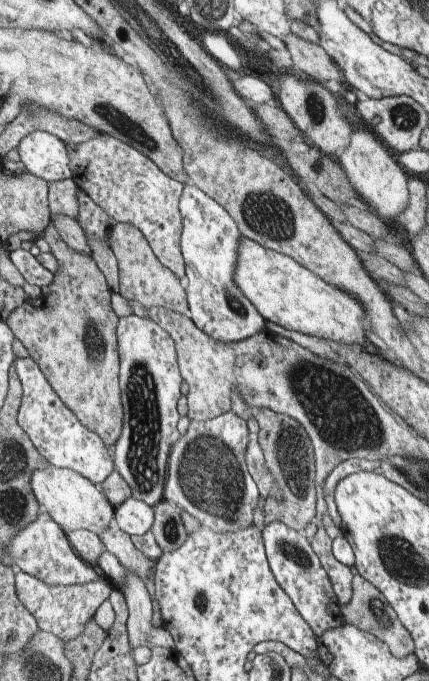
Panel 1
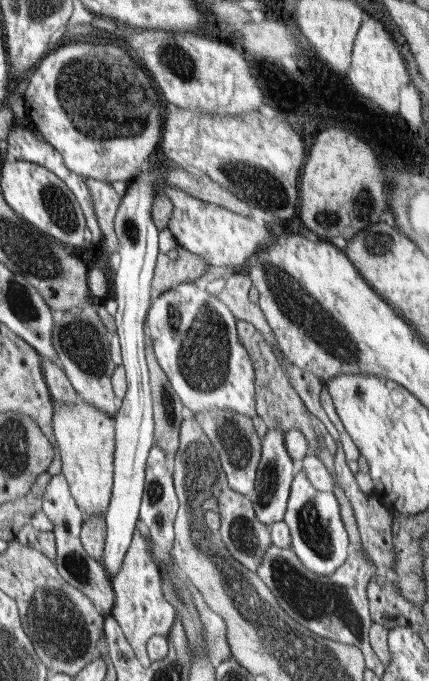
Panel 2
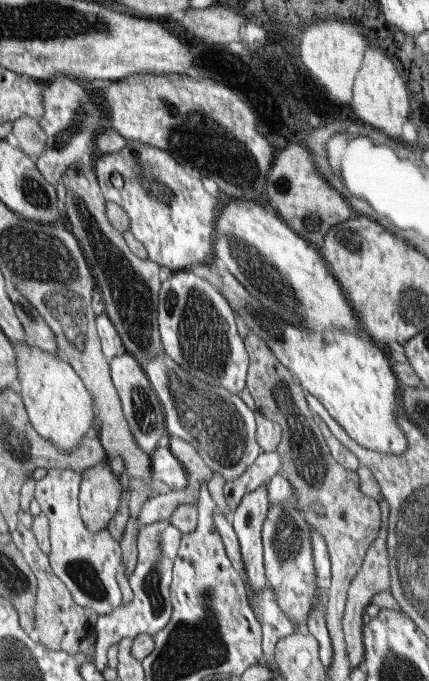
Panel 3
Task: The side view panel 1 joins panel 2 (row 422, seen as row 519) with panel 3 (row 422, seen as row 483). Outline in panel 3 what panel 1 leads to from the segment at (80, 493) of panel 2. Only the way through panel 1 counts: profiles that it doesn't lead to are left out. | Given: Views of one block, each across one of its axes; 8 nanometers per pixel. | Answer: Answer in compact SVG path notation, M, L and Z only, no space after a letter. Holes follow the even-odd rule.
M13 342L16 368L20 384L16 388L21 396L27 416L36 432L52 441L64 453L82 445L84 437L92 436L95 416L93 398L79 374L61 354L48 353L27 342Z

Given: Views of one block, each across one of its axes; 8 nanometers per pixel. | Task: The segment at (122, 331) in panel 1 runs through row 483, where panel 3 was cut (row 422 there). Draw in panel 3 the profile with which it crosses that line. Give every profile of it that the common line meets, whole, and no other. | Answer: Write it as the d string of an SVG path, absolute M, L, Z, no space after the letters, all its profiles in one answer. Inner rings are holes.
M125 352L119 354L109 361L111 380L120 396L120 403L123 409L124 419L128 423L128 428L134 436L138 448L143 450L148 456L154 454L154 450L158 448L160 438L167 434L165 425L165 415L162 404L156 391L149 384L145 369L140 367L139 362L130 354Z

